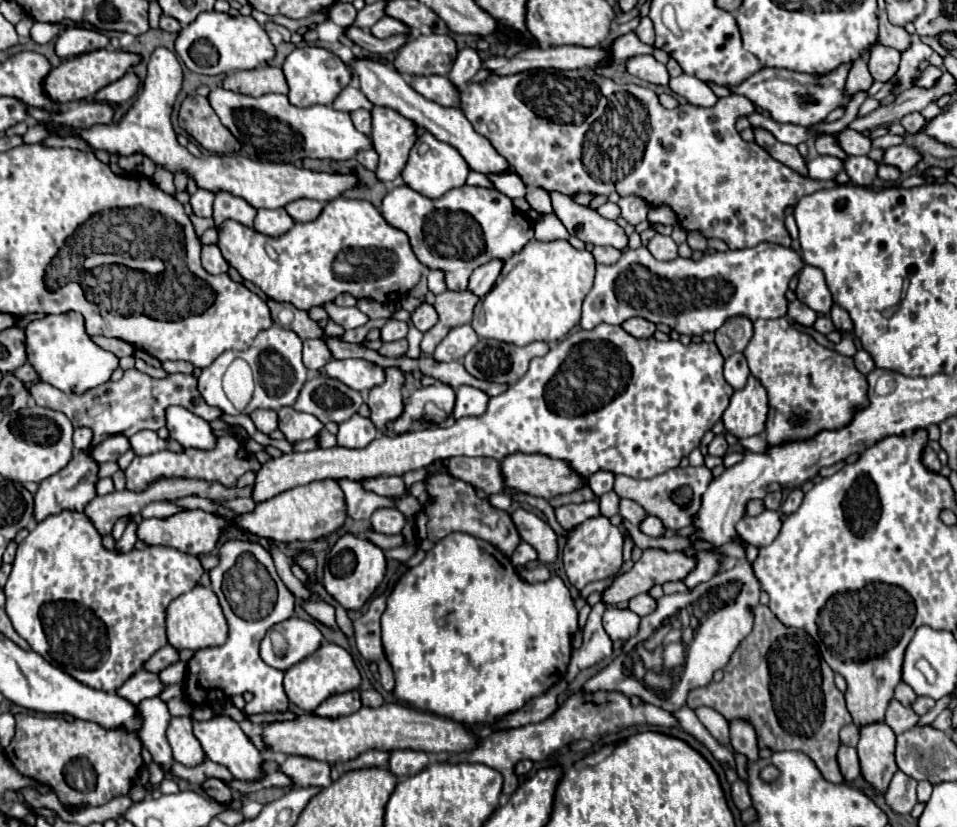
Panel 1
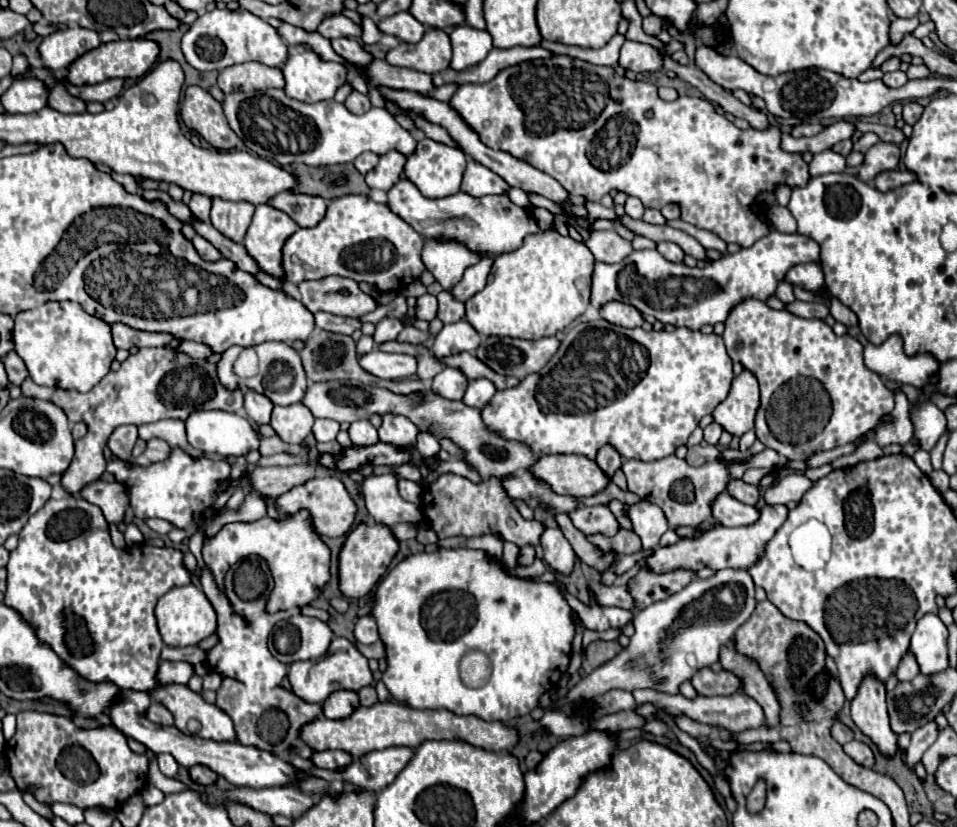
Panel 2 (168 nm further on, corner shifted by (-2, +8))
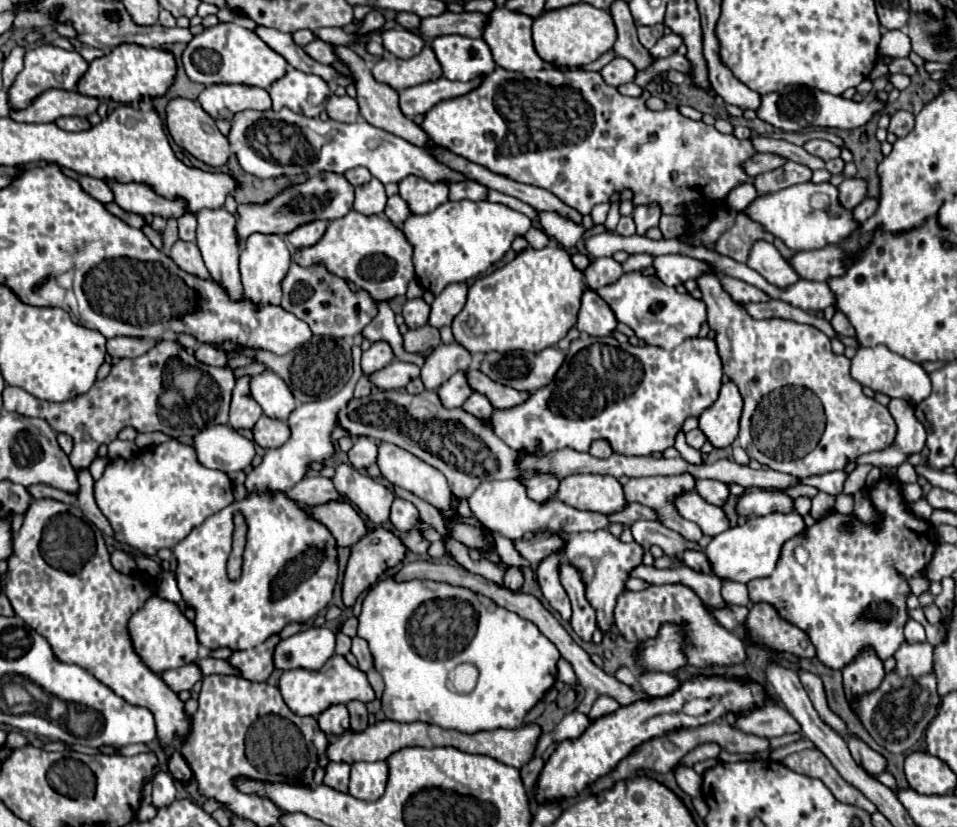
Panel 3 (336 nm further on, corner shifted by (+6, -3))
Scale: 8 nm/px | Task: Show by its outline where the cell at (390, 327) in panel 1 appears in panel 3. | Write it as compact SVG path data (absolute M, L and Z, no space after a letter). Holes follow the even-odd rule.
M374 342L364 354L362 354L362 370L364 374L372 374L380 368L384 368L386 364L390 364L394 358L394 352L390 348L388 342Z

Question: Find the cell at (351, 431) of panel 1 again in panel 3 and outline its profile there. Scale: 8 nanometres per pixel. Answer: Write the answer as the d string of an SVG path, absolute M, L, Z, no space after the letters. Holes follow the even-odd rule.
M356 438L354 446L348 450L348 458L352 466L356 466L356 470L376 462L376 454L378 454L378 446L370 438Z

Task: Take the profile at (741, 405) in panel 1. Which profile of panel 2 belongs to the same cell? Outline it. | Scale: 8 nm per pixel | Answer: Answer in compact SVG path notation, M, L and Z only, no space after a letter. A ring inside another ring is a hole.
M742 371L734 377L728 397L714 409L712 417L730 435L744 435L754 429L754 415L760 403L758 381L750 371Z

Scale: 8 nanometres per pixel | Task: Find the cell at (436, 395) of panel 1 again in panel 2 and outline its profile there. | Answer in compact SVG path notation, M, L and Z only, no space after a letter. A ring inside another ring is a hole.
M446 367L432 379L432 391L450 401L460 401L464 397L466 387L468 387L466 375L454 367Z

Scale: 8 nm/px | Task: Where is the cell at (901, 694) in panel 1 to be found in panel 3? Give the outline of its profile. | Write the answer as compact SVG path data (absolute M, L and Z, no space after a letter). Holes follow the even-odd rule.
M906 642L894 654L896 674L902 678L922 676L932 670L932 646L926 642L924 646L908 646Z

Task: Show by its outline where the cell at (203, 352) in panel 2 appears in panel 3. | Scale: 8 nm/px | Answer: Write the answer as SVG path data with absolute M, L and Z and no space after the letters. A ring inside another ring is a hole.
M198 344L194 348L194 356L198 362L202 364L208 364L208 366L226 366L226 354L222 350L216 350L208 344Z

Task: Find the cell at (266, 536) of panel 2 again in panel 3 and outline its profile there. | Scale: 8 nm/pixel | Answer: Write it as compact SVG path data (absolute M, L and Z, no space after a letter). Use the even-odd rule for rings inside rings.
M282 492L276 496L268 494L252 494L242 502L230 504L218 514L212 514L204 520L202 526L192 530L188 538L174 546L174 556L178 560L176 576L182 598L188 606L194 608L196 630L200 644L206 648L230 648L230 650L246 650L258 646L268 636L278 634L290 622L306 622L316 616L326 604L332 600L336 576L338 576L338 560L336 560L336 542L334 536L316 520L312 520L304 508L288 500ZM242 514L246 518L246 548L242 562L242 580L230 580L226 574L226 560L232 550L232 534L234 534L234 516Z

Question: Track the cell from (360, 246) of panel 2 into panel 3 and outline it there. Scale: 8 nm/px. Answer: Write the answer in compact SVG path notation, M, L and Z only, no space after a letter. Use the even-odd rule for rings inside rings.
M350 210L344 218L330 220L324 236L314 246L296 248L292 260L300 266L322 264L334 276L366 290L374 300L392 300L406 294L406 286L414 278L412 246L404 238L404 232L382 214L364 216L356 210Z

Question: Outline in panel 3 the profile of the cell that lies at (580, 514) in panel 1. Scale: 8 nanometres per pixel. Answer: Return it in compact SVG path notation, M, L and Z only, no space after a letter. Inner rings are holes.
M606 528L594 530L594 532L580 532L570 536L566 544L566 558L570 560L572 566L578 568L582 582L586 584L588 590L588 600L592 606L596 606L596 612L600 614L598 618L598 628L608 630L614 622L612 618L612 606L616 604L616 594L624 592L624 582L628 578L628 572L642 562L644 548L636 542L624 544L616 536L612 536Z

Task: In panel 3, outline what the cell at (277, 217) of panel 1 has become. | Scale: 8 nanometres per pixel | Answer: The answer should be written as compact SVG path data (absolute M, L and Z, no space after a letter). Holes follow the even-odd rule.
M250 234L244 240L242 254L240 254L240 276L244 286L244 296L252 298L252 302L268 302L268 304L280 304L282 300L282 280L288 274L290 268L290 250L282 236L278 234Z

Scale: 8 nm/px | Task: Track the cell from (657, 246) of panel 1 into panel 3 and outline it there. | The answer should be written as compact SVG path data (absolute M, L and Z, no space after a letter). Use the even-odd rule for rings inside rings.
M666 254L666 256L656 256L654 258L654 270L656 276L666 284L666 286L678 286L684 284L686 280L694 280L700 274L704 274L704 270L710 270L708 264L688 258L688 256L680 256L680 254Z

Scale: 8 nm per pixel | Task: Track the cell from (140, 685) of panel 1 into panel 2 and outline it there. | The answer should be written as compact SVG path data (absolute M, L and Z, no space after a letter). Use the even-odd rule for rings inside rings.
M162 661L160 671L158 671L158 681L168 685L168 683L182 683L186 685L190 677L194 675L194 667L184 661Z

